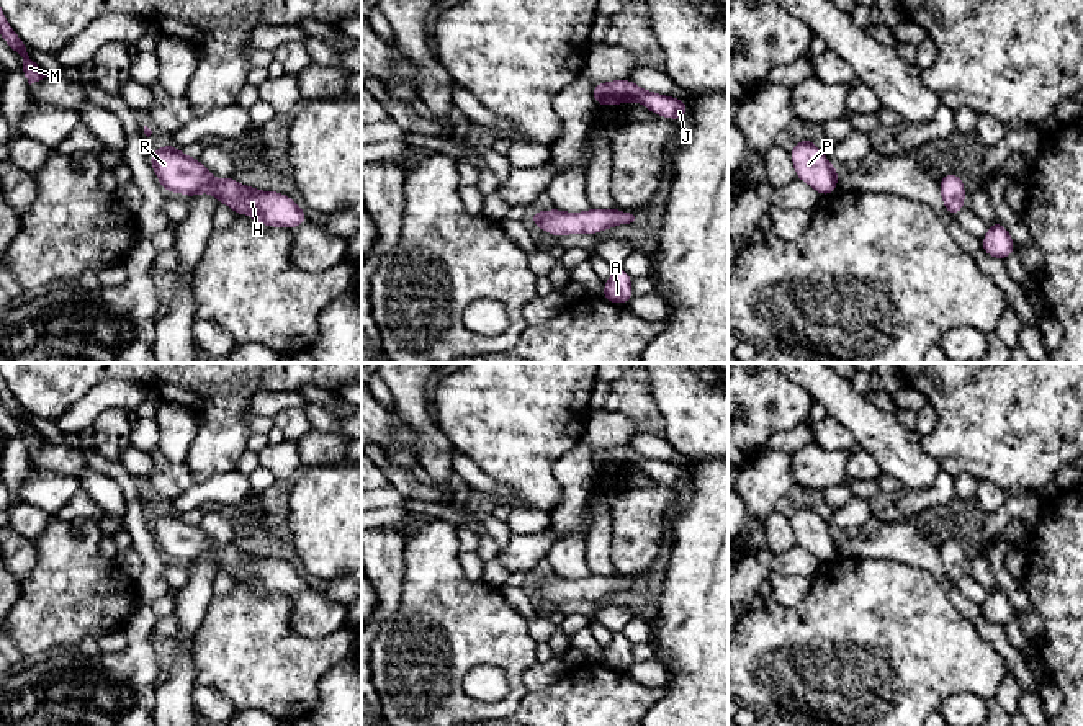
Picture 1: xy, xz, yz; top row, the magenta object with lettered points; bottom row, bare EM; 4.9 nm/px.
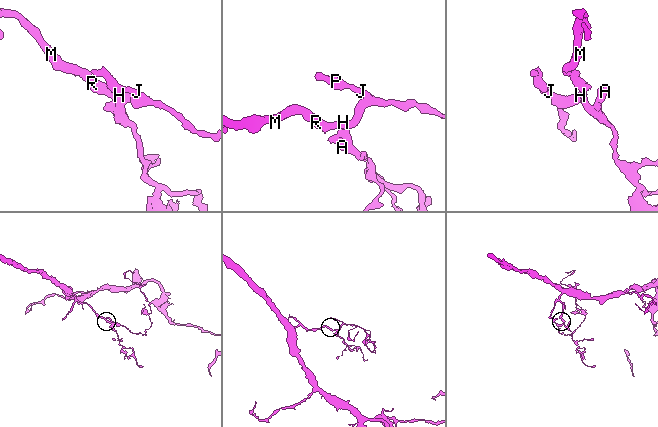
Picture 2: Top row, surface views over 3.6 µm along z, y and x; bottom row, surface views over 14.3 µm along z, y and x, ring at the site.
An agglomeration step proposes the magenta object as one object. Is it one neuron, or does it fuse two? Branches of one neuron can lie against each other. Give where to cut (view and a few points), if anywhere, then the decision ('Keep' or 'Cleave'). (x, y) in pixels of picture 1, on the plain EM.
No split. Keep

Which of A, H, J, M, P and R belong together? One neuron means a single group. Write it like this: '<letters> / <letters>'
A H J M P R

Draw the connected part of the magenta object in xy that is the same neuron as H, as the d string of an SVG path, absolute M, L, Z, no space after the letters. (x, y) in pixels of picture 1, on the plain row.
M172 510L160 512L149 520L149 527L167 559L185 559L188 566L213 559L218 571L226 569L234 582L249 580L262 592L294 595L309 587L303 574L285 559L240 551L232 541L216 546L198 525Z

